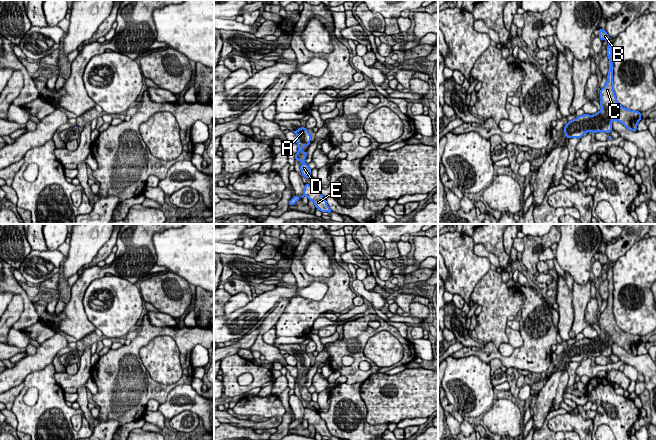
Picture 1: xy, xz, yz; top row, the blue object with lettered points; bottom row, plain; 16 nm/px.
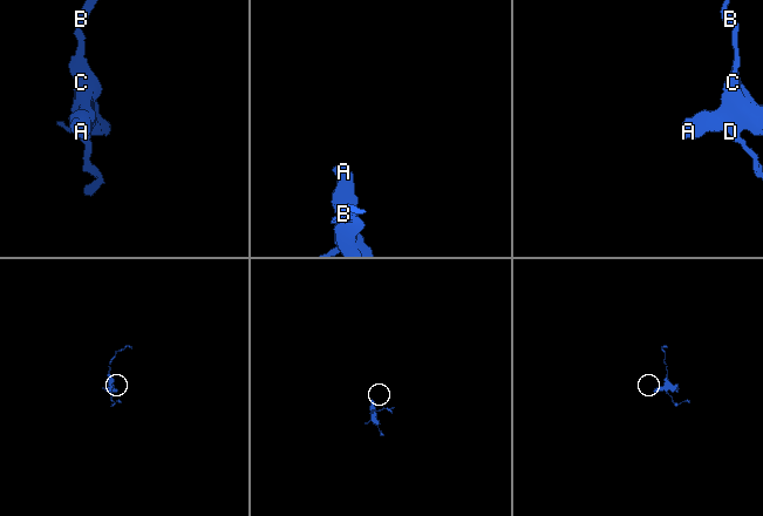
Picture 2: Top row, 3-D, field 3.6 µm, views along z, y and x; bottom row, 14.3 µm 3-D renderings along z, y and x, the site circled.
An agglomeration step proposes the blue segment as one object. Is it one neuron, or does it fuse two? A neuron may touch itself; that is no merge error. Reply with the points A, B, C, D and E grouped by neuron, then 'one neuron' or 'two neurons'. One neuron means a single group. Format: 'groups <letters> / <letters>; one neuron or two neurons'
groups A B C D E; one neuron

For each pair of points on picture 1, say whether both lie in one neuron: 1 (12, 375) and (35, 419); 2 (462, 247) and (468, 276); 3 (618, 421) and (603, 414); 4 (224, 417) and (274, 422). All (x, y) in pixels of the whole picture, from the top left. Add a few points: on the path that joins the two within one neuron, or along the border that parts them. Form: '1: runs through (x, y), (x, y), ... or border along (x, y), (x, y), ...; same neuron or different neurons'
1: border along (42, 369), (30, 372), (22, 382); different neurons
2: runs through (462, 254), (462, 263), (465, 269); same neuron
3: runs through (614, 417), (611, 414), (607, 414); same neuron
4: runs through (236, 422), (262, 425); same neuron

